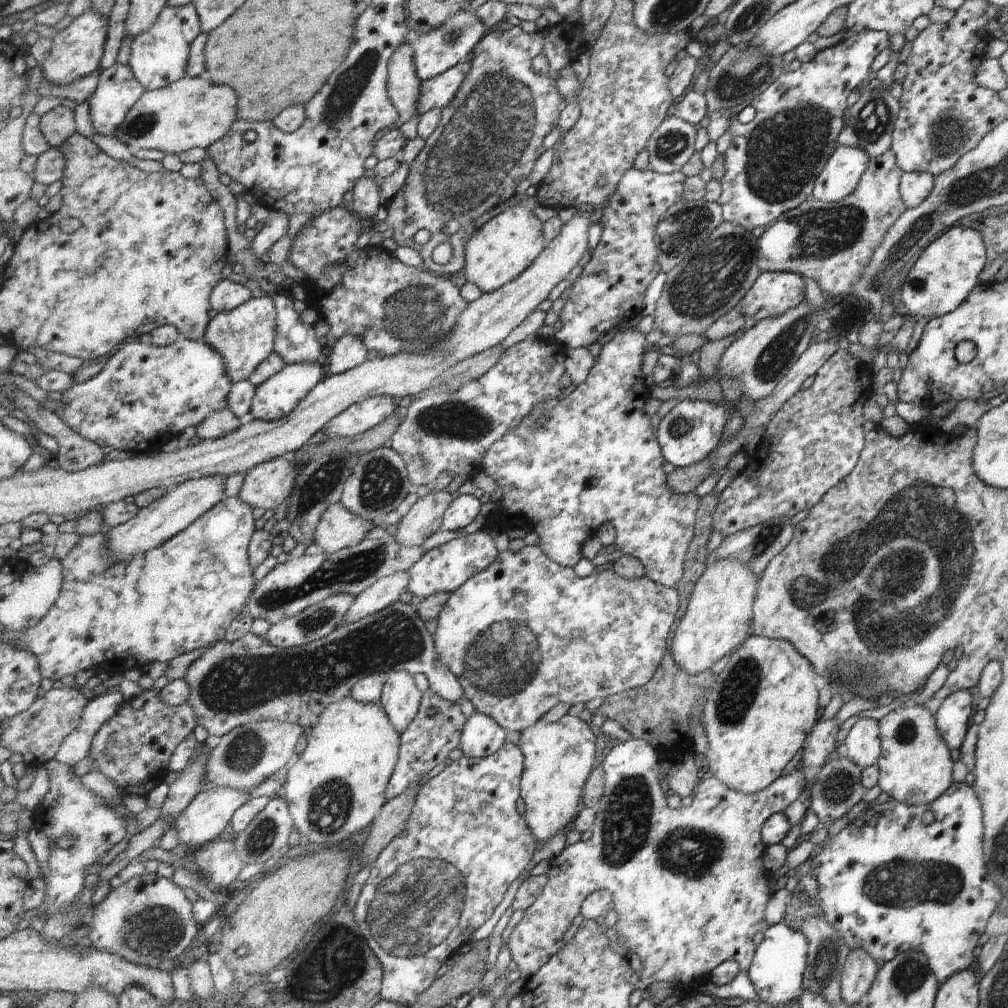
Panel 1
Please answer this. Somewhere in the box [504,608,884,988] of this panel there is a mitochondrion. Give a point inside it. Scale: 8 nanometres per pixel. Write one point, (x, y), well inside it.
(628, 808)

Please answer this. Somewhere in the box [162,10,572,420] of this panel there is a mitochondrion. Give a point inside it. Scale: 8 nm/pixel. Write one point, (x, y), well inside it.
(489, 134)

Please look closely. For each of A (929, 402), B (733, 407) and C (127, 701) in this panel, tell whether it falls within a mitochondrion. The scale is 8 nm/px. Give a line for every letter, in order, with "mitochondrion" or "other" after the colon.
A: other
B: other
C: other

